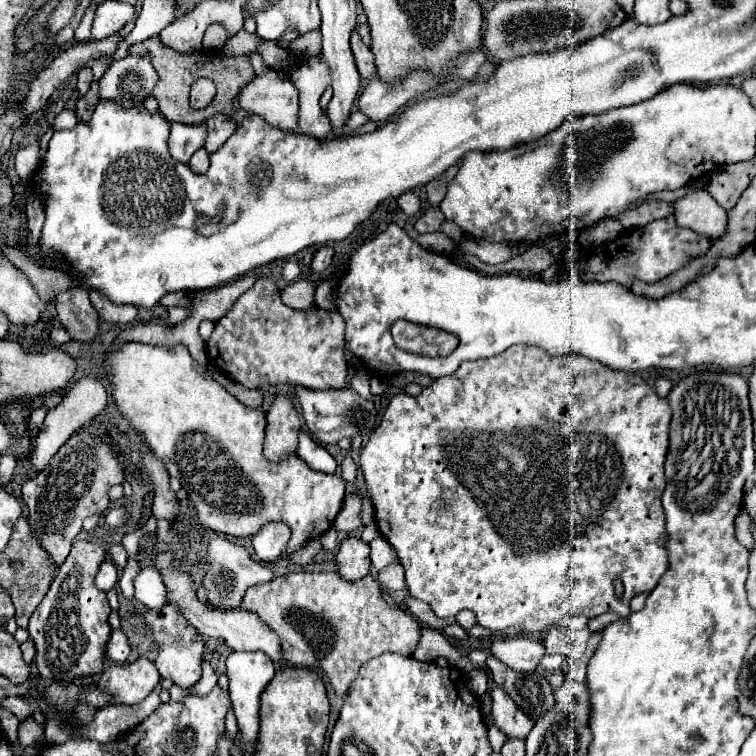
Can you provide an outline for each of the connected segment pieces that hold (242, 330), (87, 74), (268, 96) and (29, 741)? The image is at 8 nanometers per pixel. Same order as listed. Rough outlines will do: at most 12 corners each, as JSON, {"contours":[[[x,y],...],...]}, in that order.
{"contours":[[[258,278],[216,322],[212,364],[246,388],[348,386],[344,320]],[[80,68],[78,92],[86,94],[92,82],[92,68]],[[270,68],[240,106],[282,130],[298,128],[298,90]],[[34,718],[20,722],[18,742],[34,746],[44,728]]]}

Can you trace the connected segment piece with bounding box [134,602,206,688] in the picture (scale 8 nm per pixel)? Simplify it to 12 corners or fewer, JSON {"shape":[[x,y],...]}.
{"shape":[[174,606],[134,610],[158,646],[160,676],[180,688],[202,676],[204,642]]}

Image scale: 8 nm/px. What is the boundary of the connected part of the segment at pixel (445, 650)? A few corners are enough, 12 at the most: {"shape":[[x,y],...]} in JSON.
{"shape":[[420,628],[414,658],[434,662],[440,656],[462,654],[432,628]]}

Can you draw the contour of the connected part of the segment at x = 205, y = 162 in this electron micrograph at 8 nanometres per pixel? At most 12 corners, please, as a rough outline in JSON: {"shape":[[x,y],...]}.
{"shape":[[204,148],[194,152],[190,166],[196,174],[208,172],[210,156]]}

